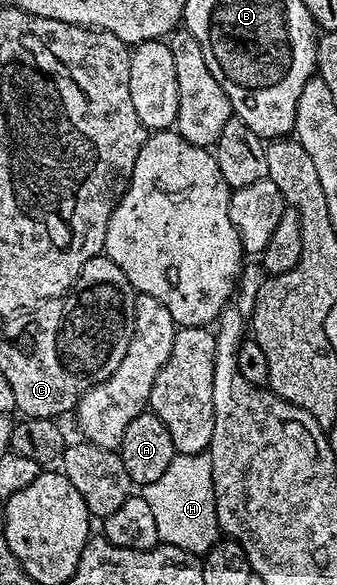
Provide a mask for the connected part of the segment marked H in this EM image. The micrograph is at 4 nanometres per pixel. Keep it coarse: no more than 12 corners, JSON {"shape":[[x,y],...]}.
{"shape":[[174,453],[144,486],[164,545],[219,541],[209,453]]}

